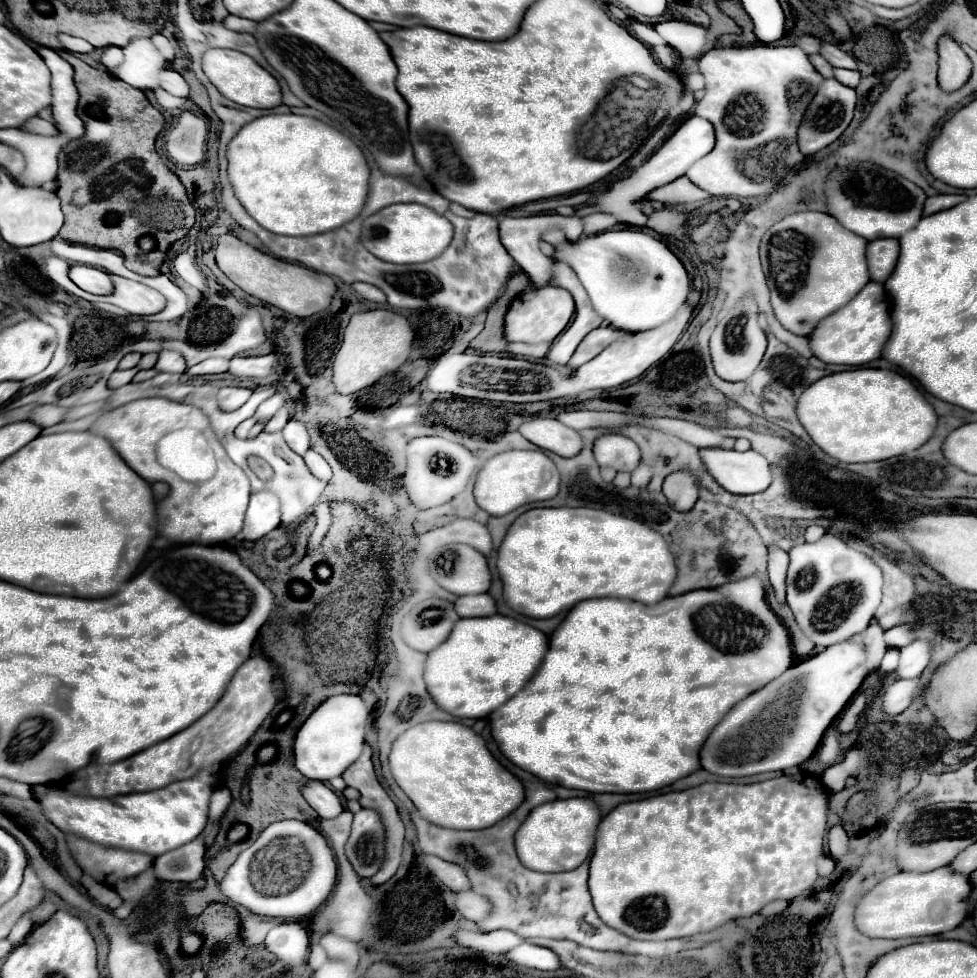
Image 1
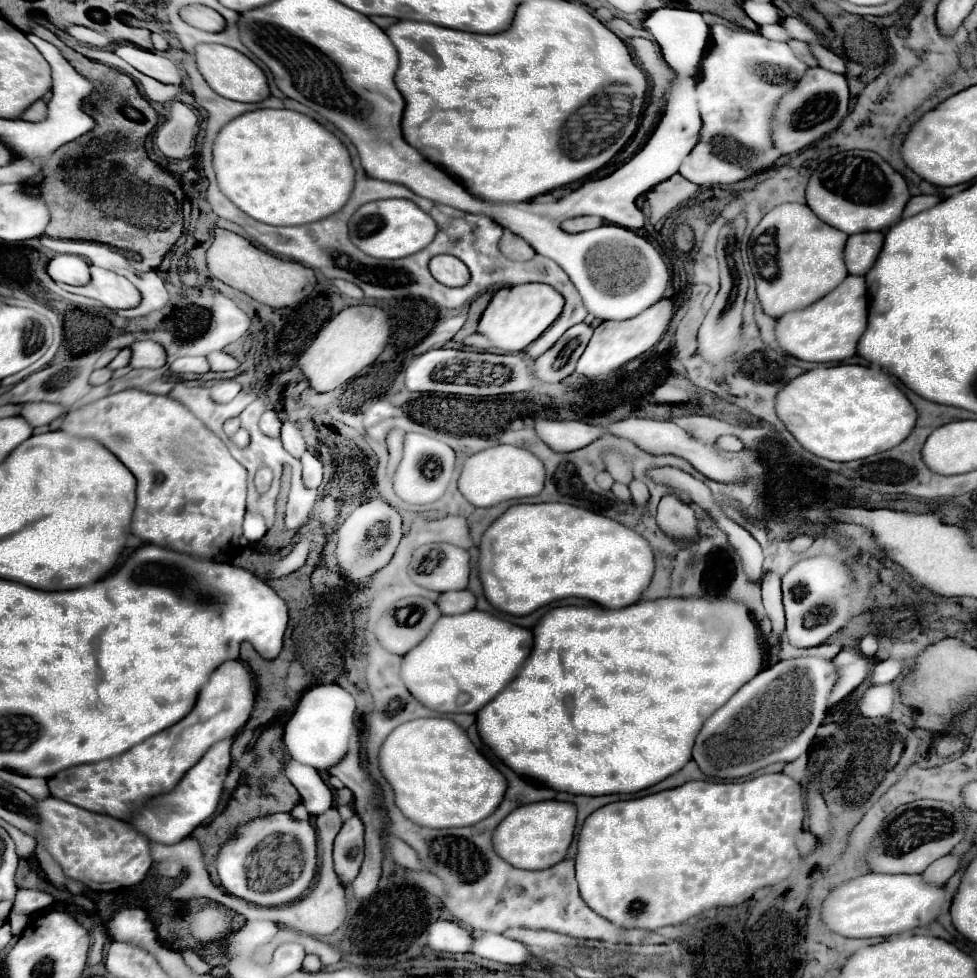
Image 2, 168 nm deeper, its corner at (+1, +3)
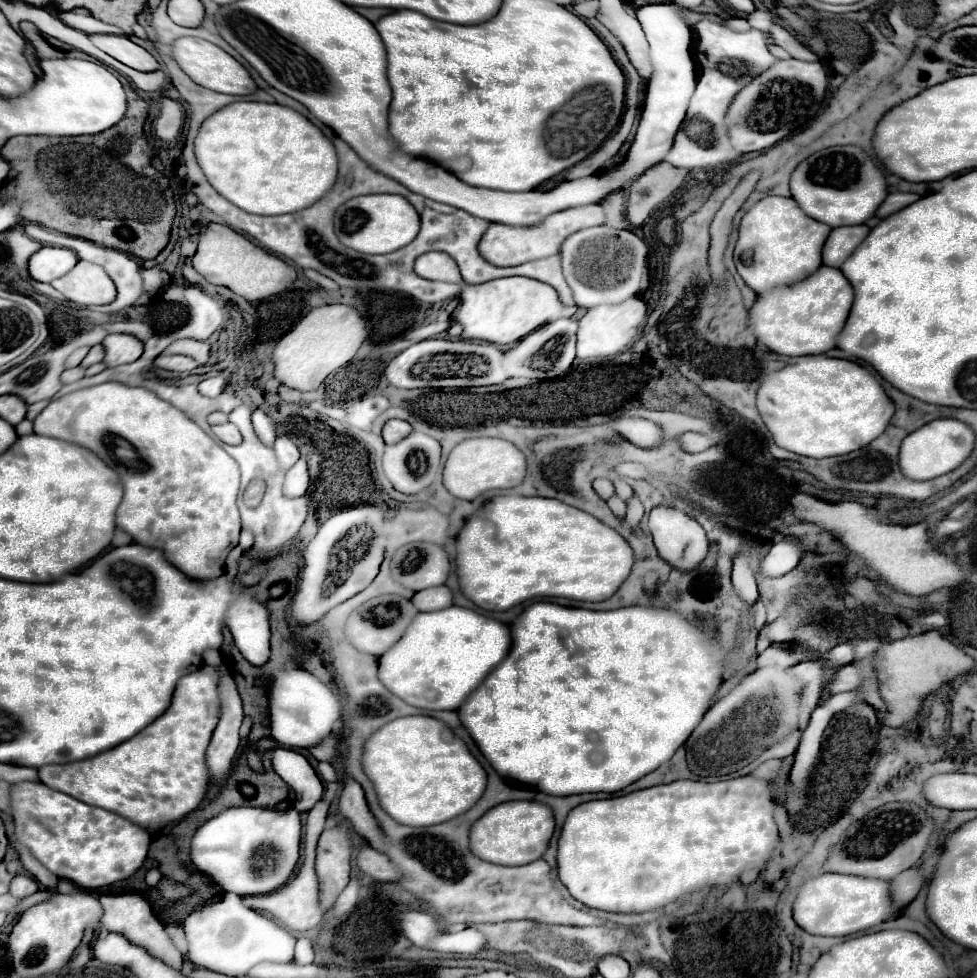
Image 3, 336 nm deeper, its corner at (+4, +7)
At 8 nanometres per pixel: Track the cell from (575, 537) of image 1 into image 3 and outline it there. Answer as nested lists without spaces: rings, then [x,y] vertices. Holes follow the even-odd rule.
[[[497,496],[471,516],[457,538],[459,586],[471,602],[491,612],[537,596],[607,600],[627,580],[633,564],[633,548],[617,530],[551,498]]]

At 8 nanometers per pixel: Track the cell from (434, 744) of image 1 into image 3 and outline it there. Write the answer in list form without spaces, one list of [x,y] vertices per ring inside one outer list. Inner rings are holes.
[[[405,716],[379,728],[365,742],[363,770],[375,786],[383,810],[405,826],[433,826],[465,814],[479,802],[483,790],[487,790],[487,772],[467,750],[465,742],[453,734],[453,730],[431,716]]]

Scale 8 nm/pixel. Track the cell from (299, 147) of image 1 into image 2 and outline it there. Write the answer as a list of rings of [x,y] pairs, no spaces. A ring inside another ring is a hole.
[[[252,110],[218,132],[212,144],[218,186],[242,212],[272,226],[316,222],[342,208],[354,188],[346,146],[322,124],[294,110]]]

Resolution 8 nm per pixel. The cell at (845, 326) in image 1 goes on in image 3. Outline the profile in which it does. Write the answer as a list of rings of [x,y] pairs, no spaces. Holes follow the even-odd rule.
[[[823,266],[823,270],[809,276],[805,282],[759,294],[755,306],[749,312],[749,326],[753,328],[755,338],[777,354],[825,354],[835,348],[835,336],[847,320],[853,298],[855,294],[847,278],[843,278],[843,272]]]

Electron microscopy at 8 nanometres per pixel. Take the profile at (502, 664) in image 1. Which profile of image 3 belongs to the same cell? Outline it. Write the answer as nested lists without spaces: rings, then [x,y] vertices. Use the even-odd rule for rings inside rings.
[[[461,606],[421,612],[405,636],[379,658],[379,680],[411,706],[457,710],[467,700],[467,694],[507,658],[507,650],[511,650],[511,630],[499,620]]]

